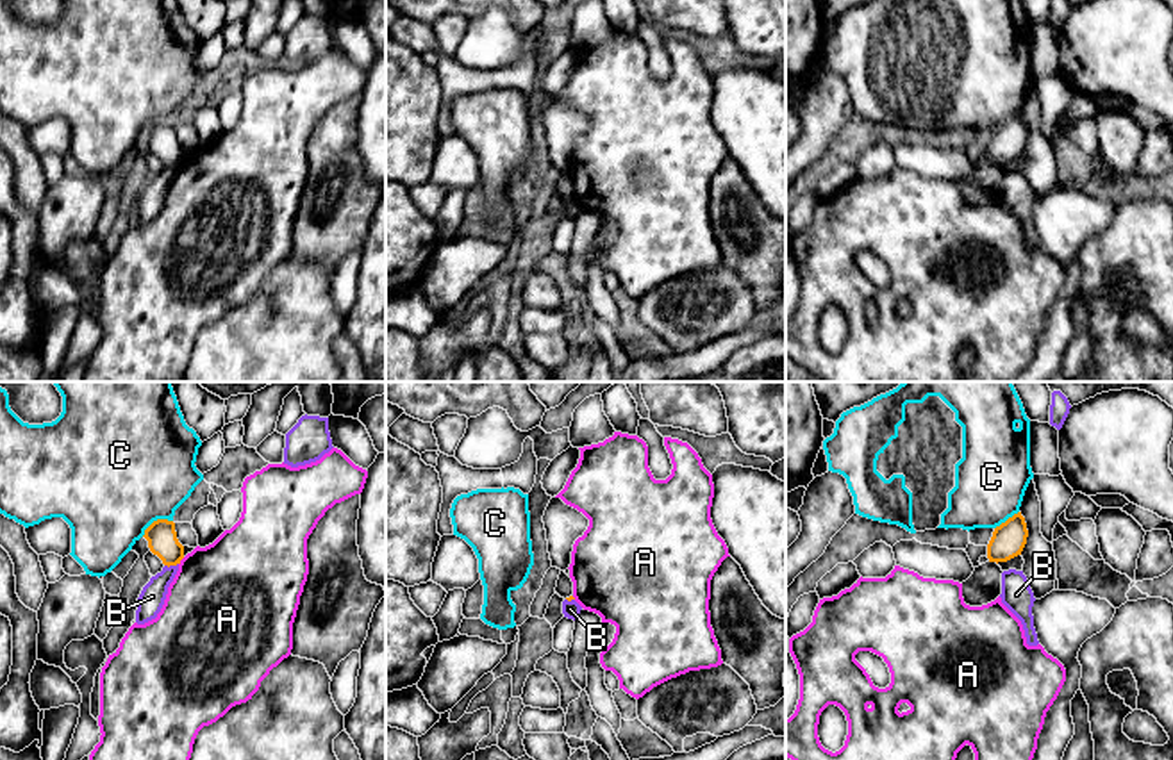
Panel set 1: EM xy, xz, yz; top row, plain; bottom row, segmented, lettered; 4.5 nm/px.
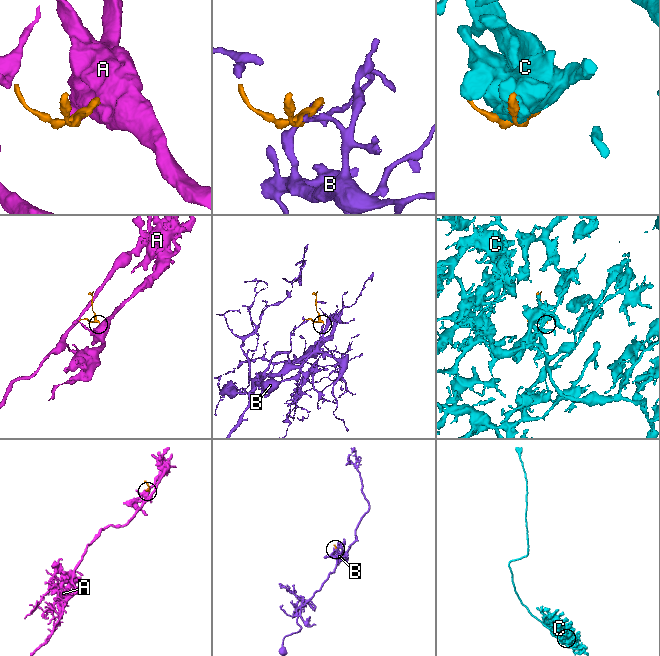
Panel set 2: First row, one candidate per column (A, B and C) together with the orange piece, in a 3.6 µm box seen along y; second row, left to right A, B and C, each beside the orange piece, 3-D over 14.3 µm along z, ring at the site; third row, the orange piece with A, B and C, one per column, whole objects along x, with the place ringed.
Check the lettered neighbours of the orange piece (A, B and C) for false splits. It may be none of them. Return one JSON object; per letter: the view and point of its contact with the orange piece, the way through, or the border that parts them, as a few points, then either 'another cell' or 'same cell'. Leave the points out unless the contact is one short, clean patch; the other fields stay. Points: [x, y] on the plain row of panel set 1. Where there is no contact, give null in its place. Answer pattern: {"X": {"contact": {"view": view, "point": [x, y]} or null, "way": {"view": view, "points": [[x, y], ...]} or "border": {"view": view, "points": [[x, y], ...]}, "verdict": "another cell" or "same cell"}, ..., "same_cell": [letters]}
{"A": {"contact": {"view": "xy", "point": [181, 159]}, "border": {"view": "xy", "points": [[184, 157], [179, 165]]}, "verdict": "another cell"}, "B": {"contact": {"view": "xy", "point": [170, 165]}, "border": {"view": "xy", "points": [[177, 163], [165, 166]]}, "verdict": "another cell"}, "C": {"contact": {"view": "xy", "point": [158, 120]}, "verdict": "another cell"}, "same_cell": []}

